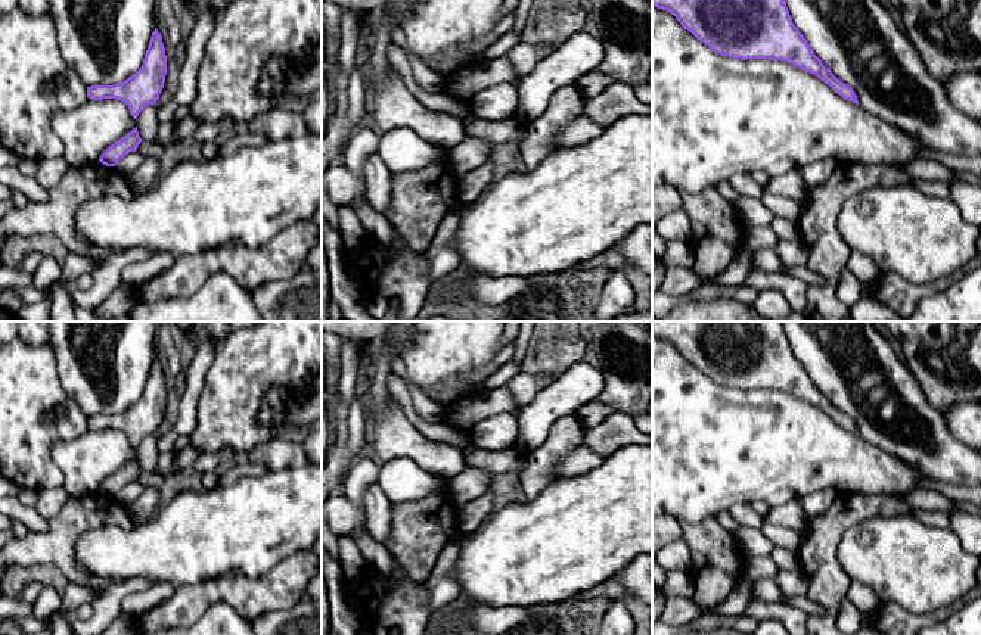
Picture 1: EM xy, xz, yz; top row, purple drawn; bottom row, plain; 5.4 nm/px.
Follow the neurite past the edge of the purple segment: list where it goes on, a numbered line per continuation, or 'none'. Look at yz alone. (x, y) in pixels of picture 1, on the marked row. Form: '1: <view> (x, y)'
none

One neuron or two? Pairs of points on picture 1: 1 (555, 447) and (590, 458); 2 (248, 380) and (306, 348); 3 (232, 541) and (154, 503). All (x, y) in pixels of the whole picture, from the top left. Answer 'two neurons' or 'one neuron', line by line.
1: two neurons
2: one neuron
3: two neurons

